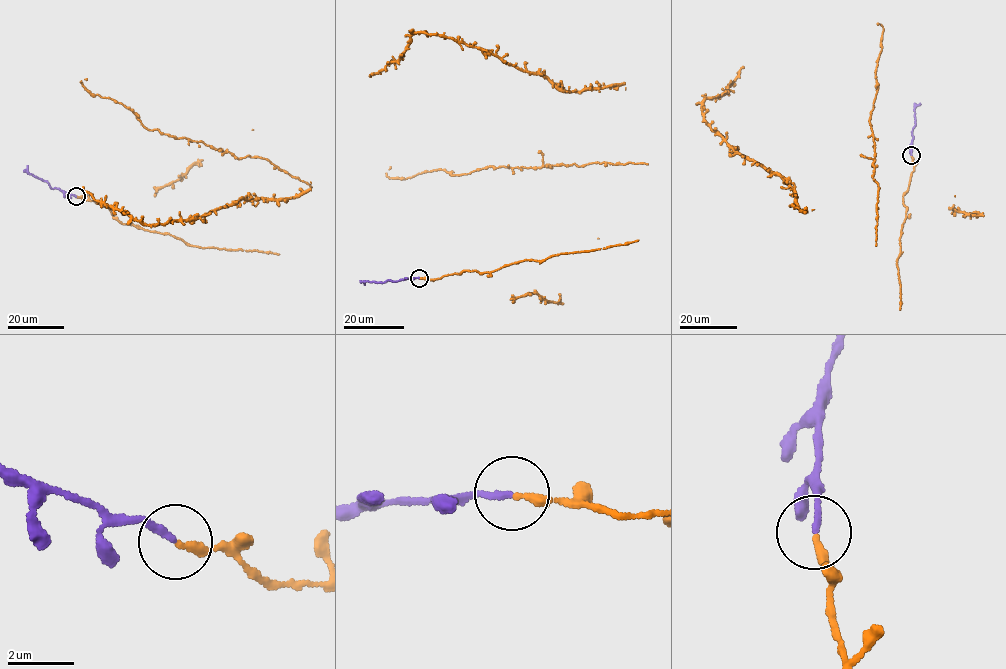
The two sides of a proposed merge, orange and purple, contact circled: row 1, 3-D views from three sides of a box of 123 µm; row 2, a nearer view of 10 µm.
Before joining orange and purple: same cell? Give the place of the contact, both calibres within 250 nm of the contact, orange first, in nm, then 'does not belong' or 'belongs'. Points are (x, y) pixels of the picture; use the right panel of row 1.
place (911, 155); calibres 260 and 190 nm; belongs

